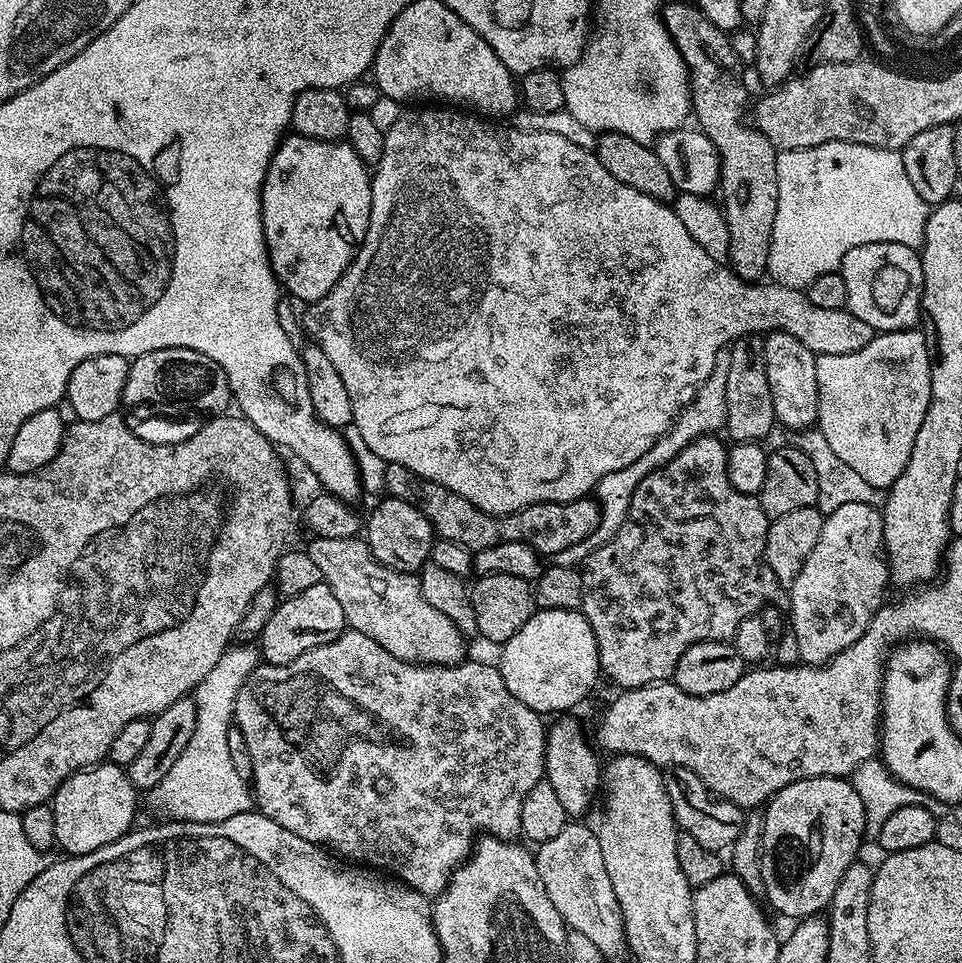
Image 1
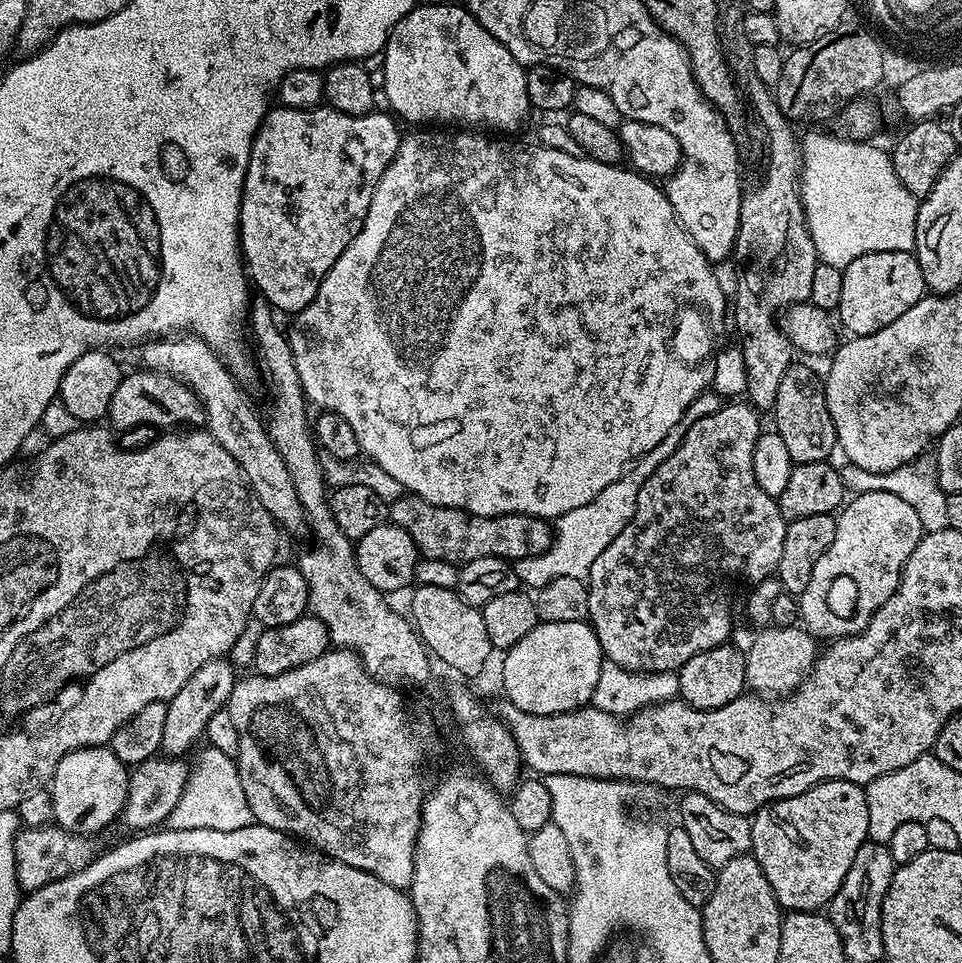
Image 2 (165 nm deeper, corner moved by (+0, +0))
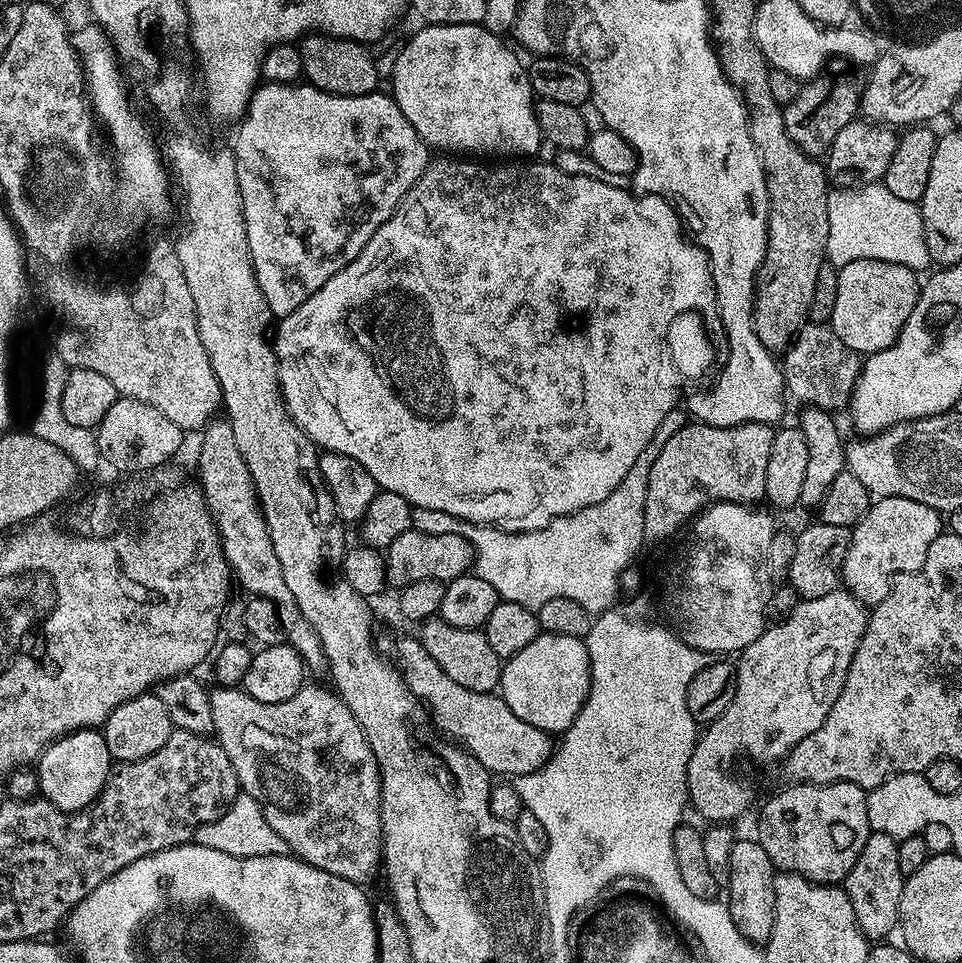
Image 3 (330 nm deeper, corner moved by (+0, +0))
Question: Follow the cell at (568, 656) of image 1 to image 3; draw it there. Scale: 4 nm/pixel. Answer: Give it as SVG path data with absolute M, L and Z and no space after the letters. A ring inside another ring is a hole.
M544 632L534 638L534 642L526 646L526 650L518 650L518 654L503 661L498 692L504 697L506 706L510 706L510 710L514 710L518 718L522 718L522 722L530 722L530 726L538 726L538 730L549 734L562 734L572 725L574 718L578 718L591 689L592 660L588 656L587 643L579 636Z

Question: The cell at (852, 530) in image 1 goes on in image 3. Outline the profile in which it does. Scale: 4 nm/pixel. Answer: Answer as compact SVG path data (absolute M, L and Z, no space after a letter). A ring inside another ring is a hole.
M881 496L851 529L852 541L844 559L842 584L865 606L881 604L893 579L901 572L919 572L934 538L942 535L942 516L922 502L901 496Z

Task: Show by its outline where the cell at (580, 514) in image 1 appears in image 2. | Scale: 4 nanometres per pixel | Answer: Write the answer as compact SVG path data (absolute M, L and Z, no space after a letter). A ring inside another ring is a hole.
M400 494L396 501L391 501L390 520L414 538L414 546L423 559L457 566L474 562L474 558L502 558L509 562L534 558L552 545L554 535L553 525L542 516L471 516L457 508L434 506L421 496L411 494Z

